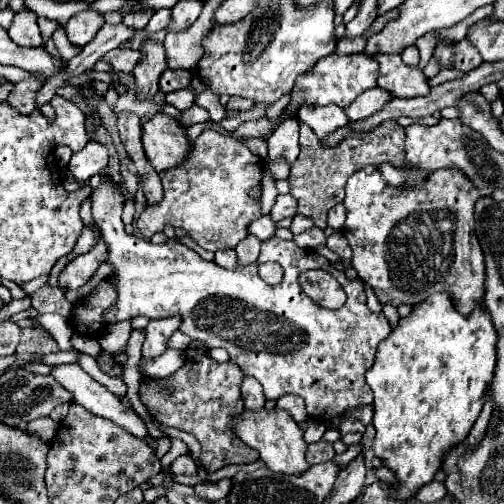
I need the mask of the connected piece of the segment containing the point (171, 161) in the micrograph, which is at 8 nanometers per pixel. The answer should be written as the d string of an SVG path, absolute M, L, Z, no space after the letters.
M156 113L142 125L142 145L146 159L158 173L180 165L190 153L184 129L174 117L164 113Z

